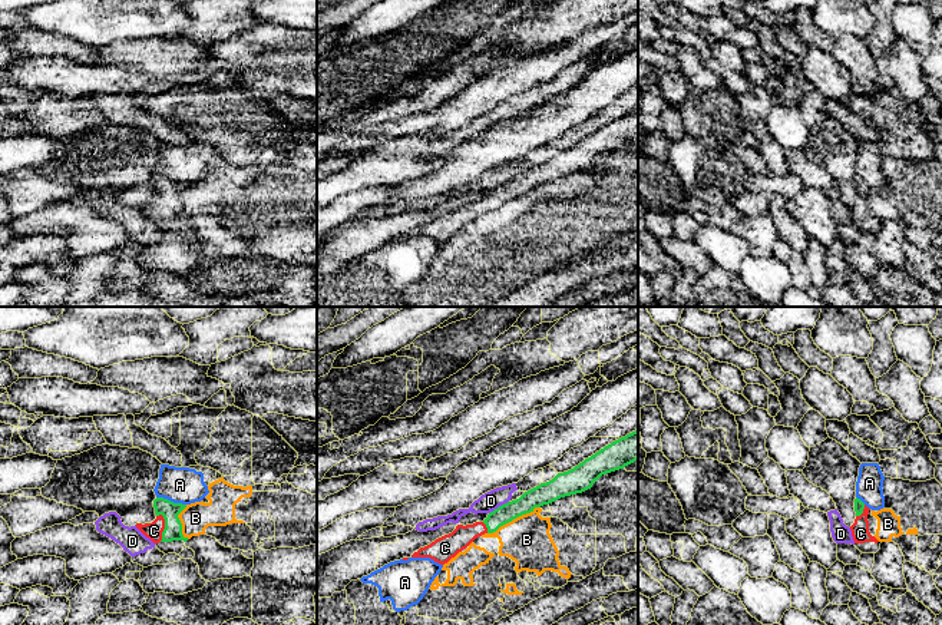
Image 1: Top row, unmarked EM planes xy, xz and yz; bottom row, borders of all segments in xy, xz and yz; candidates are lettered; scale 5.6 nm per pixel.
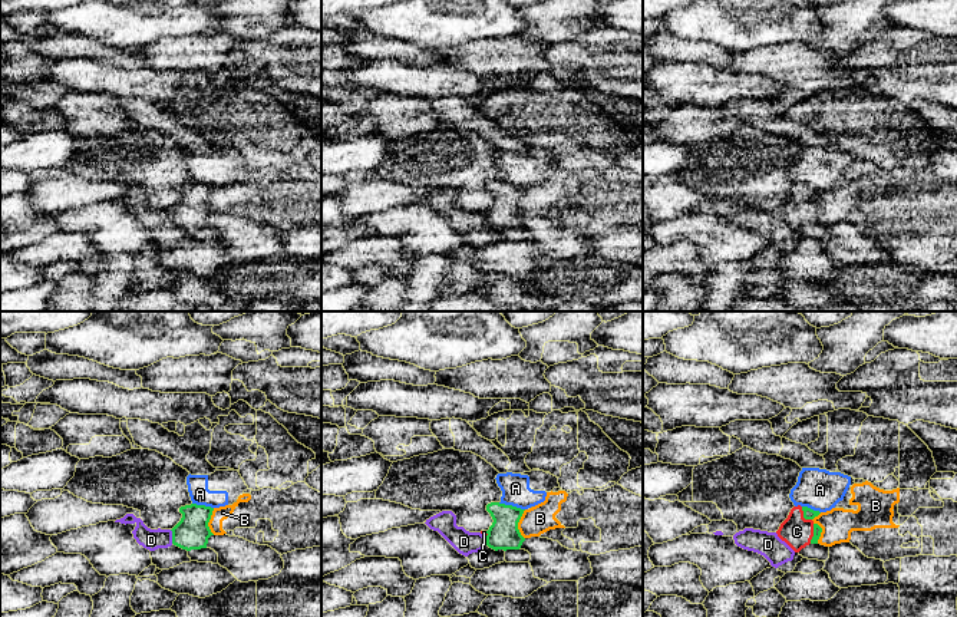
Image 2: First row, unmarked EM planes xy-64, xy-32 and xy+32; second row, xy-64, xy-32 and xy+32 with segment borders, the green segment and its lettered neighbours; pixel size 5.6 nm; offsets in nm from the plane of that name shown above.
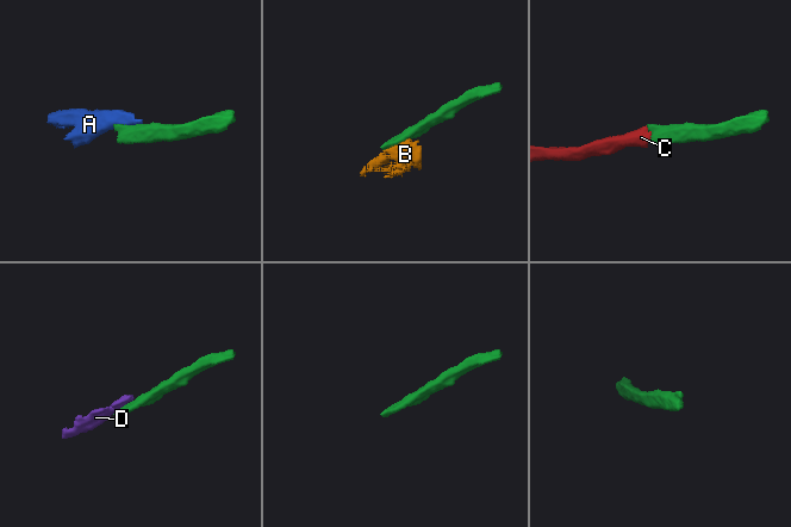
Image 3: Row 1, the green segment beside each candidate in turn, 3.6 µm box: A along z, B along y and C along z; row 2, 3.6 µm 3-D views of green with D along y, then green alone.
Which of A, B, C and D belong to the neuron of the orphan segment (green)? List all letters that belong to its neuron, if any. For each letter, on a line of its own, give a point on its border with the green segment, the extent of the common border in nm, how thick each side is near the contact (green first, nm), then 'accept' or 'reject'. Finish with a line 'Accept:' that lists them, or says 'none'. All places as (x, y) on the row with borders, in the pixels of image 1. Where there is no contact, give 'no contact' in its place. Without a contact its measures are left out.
A: contact xy (169, 501); length 180 nm; calibres 100 and 200 nm; reject
B: contact xz (514, 518); length 340 nm; calibres 120 and 260 nm; reject
C: contact xy (165, 528); length 160 nm; calibres 100 and 100 nm; accept
D: contact xz (499, 506); length 130 nm; calibres 120 and 110 nm; reject
Accept: C

